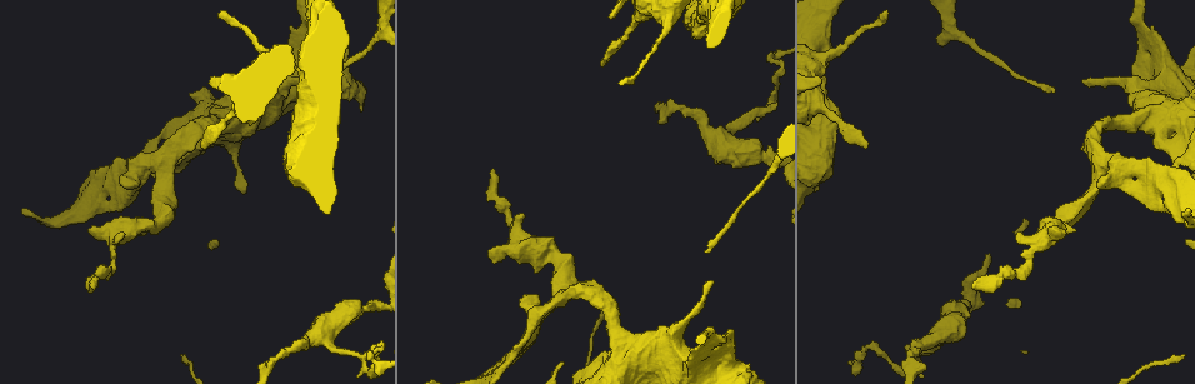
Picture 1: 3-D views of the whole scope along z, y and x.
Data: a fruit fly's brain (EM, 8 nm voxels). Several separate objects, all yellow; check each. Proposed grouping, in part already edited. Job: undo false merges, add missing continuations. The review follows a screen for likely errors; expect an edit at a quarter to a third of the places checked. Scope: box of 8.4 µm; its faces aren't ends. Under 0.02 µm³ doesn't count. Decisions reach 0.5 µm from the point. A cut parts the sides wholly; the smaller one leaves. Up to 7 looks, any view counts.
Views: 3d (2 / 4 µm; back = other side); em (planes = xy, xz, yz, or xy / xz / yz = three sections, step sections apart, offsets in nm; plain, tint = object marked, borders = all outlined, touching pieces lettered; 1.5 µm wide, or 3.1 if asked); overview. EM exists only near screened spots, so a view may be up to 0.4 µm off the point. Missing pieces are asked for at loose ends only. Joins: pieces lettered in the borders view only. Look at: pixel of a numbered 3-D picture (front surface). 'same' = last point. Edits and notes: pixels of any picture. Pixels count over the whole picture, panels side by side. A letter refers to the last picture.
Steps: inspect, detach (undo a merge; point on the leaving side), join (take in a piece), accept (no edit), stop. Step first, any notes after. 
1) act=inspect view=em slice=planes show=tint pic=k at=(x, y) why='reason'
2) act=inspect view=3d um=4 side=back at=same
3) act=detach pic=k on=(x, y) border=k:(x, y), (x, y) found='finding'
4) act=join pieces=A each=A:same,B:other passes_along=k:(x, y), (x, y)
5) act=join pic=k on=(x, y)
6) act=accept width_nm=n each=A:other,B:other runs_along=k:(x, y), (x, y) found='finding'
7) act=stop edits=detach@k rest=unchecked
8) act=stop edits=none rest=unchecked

act=inspect view=3d um=2 pic=1 at=(1051, 90) why='thin end'

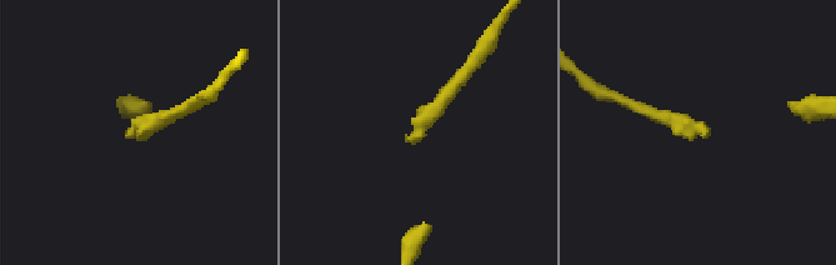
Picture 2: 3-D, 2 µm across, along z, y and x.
act=inspect view=em slice=planes show=borders pic=2 at=(406, 137) why='now the EM'

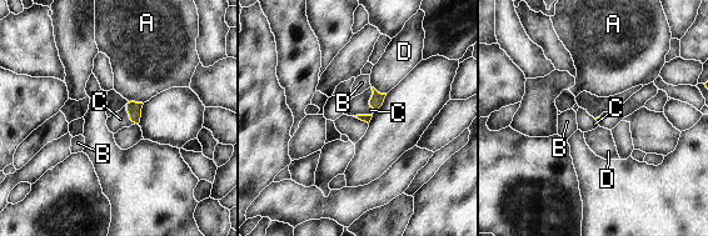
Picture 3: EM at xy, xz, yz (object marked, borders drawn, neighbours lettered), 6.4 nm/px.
act=join pic=3 on=(359, 105) each=A:other,B:other,C:same,D:other found='the neuron continues'

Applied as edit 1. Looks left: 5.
act=inspect view=overview why='see it whole again'

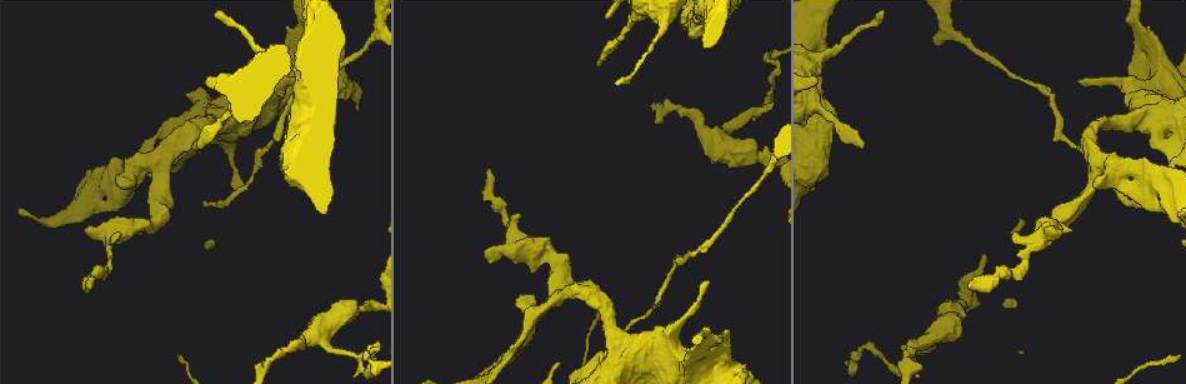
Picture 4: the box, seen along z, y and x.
act=inspect view=3d um=4 pic=4 at=(206, 77) why='an open end'

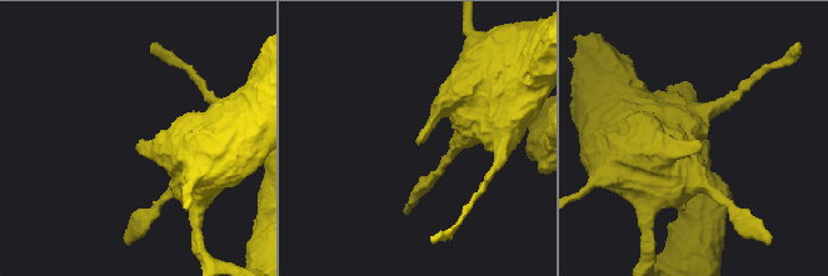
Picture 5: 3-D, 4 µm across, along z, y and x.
act=inspect view=em slice=planes show=borders pic=5 at=(418, 141) why='now the EM'

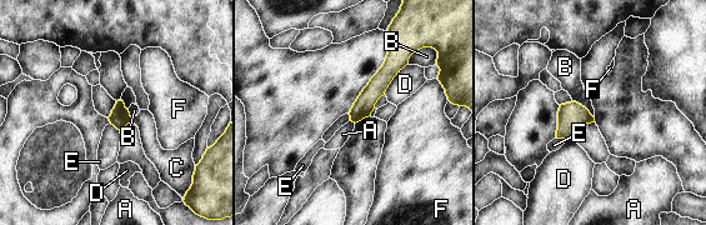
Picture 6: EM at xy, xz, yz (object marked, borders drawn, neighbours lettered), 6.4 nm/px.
act=accept each=A:other,B:other,C:other,D:other,E:other,F:other border=6:(350, 120), (355, 123) found='none of them fits'

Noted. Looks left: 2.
act=inspect view=em slice=planes show=tint pic=4 at=(855, 356) why='sharp bend'

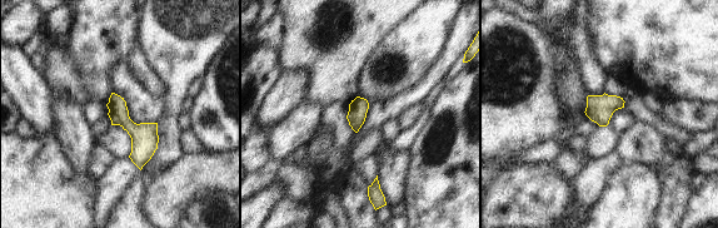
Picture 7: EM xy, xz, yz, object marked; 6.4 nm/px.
act=inspect view=em slice=planes show=borders at=same

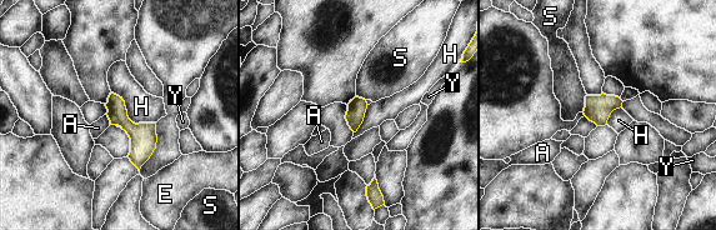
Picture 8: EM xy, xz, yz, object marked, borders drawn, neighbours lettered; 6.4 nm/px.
act=accept width_nm=120 each=A:other,E:other,H:other,S:other,Y:other runs_along=8:(113, 96), (139, 136), (139, 163) found='one neuron here'

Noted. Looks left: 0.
act=stop edits=join@3 rest=unchecked

